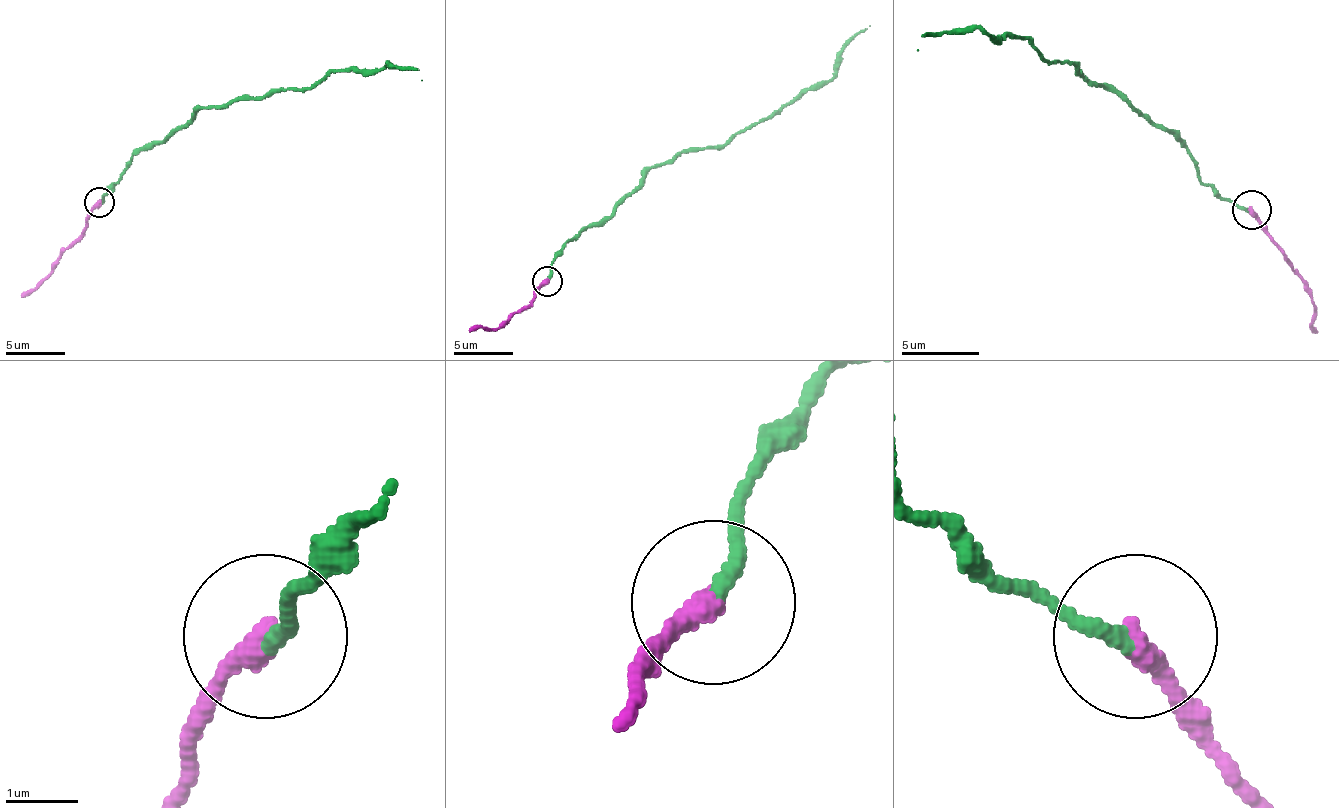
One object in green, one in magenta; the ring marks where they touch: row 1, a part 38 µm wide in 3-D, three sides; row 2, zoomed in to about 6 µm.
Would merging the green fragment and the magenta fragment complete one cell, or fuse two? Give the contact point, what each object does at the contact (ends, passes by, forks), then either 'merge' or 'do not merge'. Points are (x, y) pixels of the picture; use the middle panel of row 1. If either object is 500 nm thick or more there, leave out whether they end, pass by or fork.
(547, 281) | green ends | magenta ends | merge

